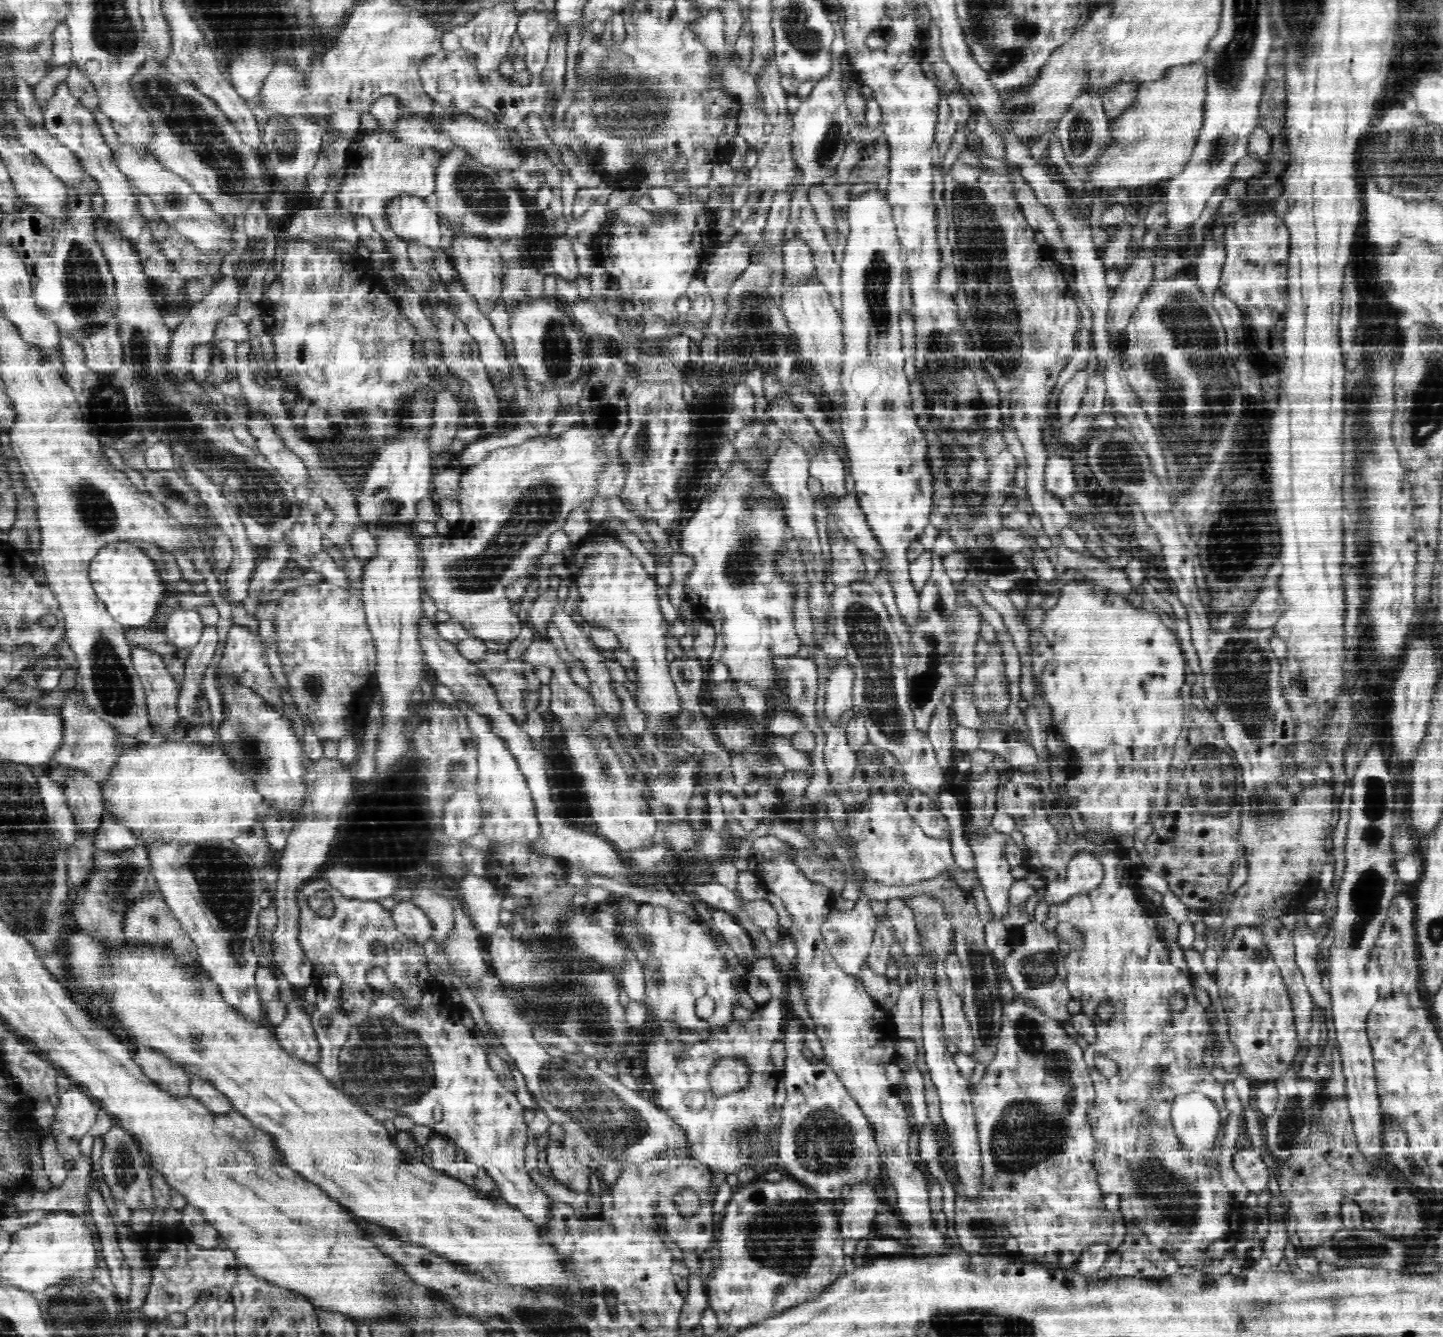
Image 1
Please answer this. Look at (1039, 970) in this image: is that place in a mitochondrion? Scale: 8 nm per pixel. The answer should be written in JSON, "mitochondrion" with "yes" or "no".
{"mitochondrion":"yes"}

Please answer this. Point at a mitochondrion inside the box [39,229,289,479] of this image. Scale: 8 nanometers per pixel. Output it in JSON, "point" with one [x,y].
{"point":[83,283]}

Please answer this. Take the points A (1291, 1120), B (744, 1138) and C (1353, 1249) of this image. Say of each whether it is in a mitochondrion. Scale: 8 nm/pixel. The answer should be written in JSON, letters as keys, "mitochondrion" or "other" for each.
{"A":"mitochondrion","B":"mitochondrion","C":"mitochondrion"}

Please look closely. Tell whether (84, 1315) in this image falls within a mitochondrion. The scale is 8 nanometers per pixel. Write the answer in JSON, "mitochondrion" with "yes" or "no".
{"mitochondrion":"yes"}

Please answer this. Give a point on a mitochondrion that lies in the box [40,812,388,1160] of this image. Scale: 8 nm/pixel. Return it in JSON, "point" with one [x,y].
{"point":[224,880]}

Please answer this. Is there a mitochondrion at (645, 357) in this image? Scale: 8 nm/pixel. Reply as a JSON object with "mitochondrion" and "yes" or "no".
{"mitochondrion":"no"}

